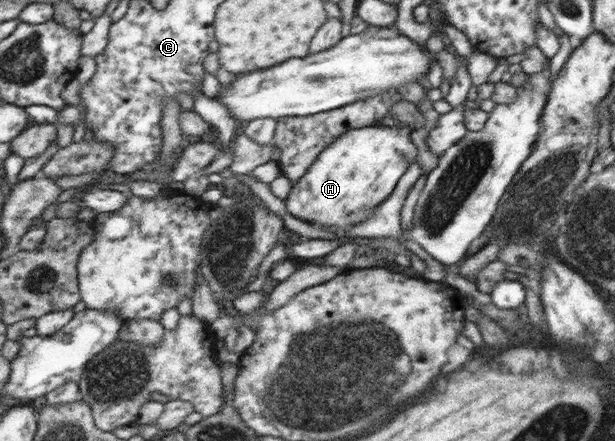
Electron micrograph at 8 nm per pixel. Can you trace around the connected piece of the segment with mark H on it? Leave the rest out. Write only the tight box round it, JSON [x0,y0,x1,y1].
[284,125,420,233]

